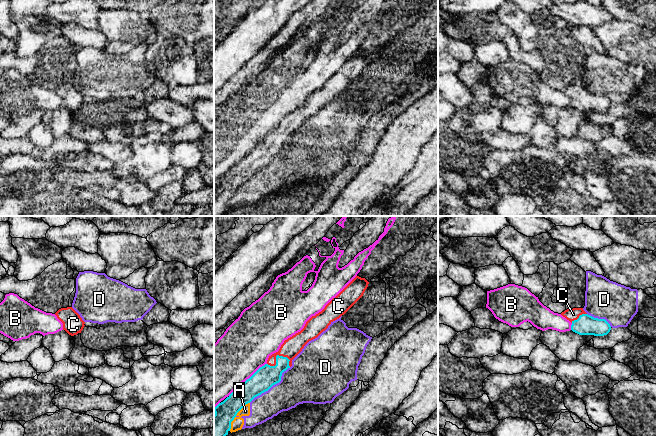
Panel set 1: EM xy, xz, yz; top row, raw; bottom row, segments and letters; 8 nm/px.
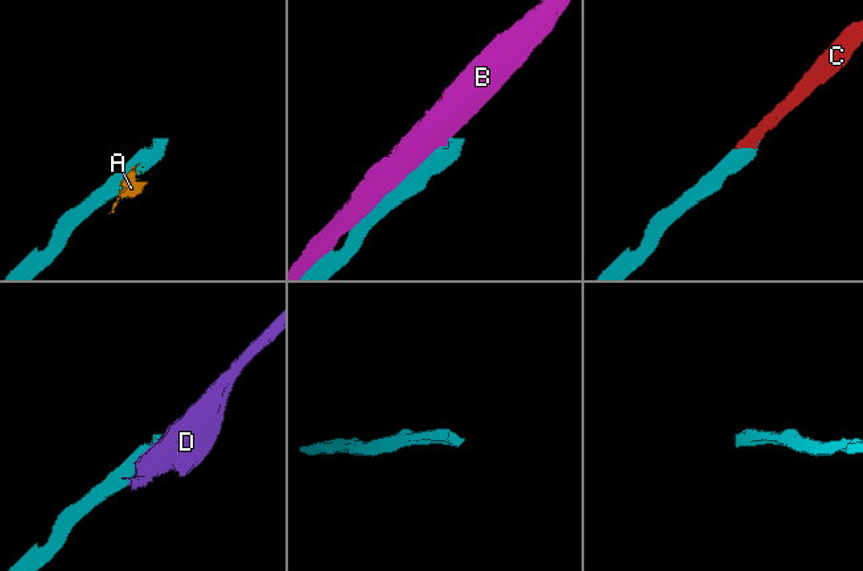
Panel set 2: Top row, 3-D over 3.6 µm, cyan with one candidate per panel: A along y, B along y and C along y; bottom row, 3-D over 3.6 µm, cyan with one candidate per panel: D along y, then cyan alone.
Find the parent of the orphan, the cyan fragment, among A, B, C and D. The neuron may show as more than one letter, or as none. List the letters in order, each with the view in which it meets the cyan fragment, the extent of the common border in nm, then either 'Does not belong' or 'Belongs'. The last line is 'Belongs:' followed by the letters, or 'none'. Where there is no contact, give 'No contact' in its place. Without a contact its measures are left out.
A: Touches cyan in xz. Shared border 280 nm. Does not belong
B: Touches cyan in xz. Shared border 420 nm. Does not belong
C: Touches cyan in xz. Shared border 190 nm. Belongs
D: Touches cyan in xz. Shared border 440 nm. Does not belong
Belongs: C

